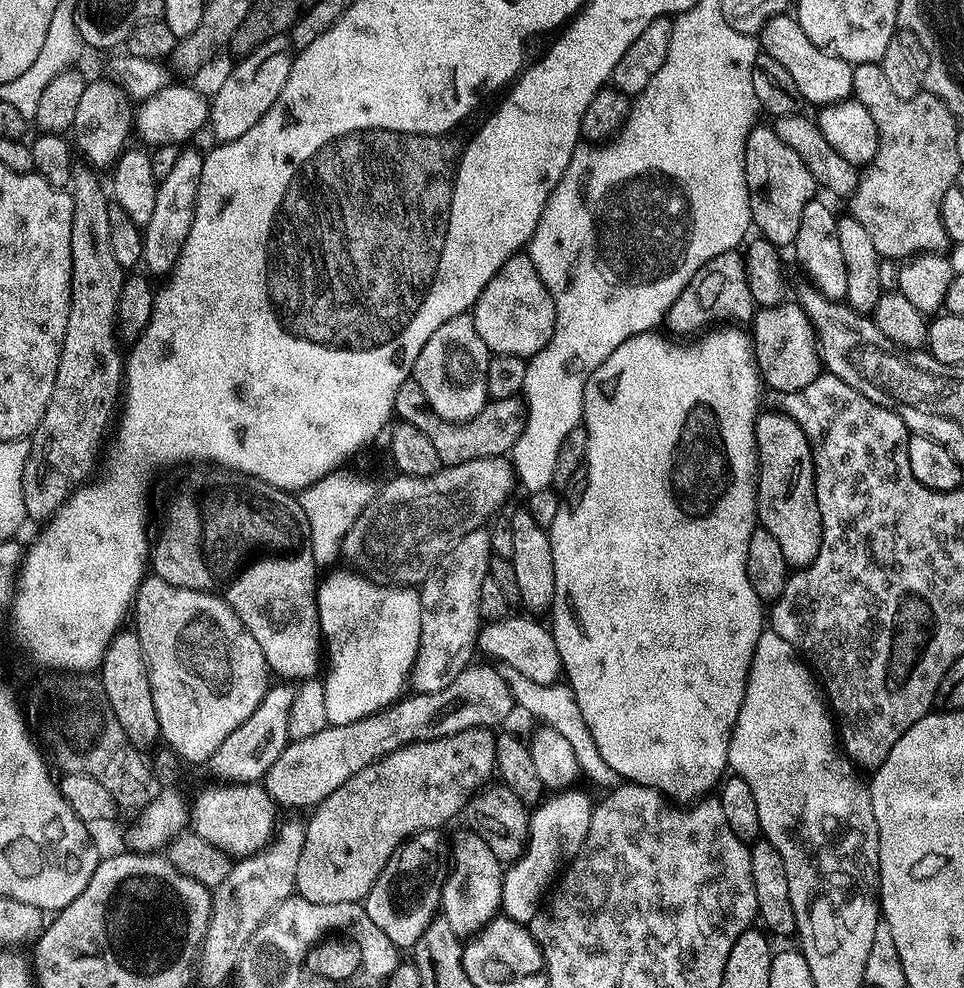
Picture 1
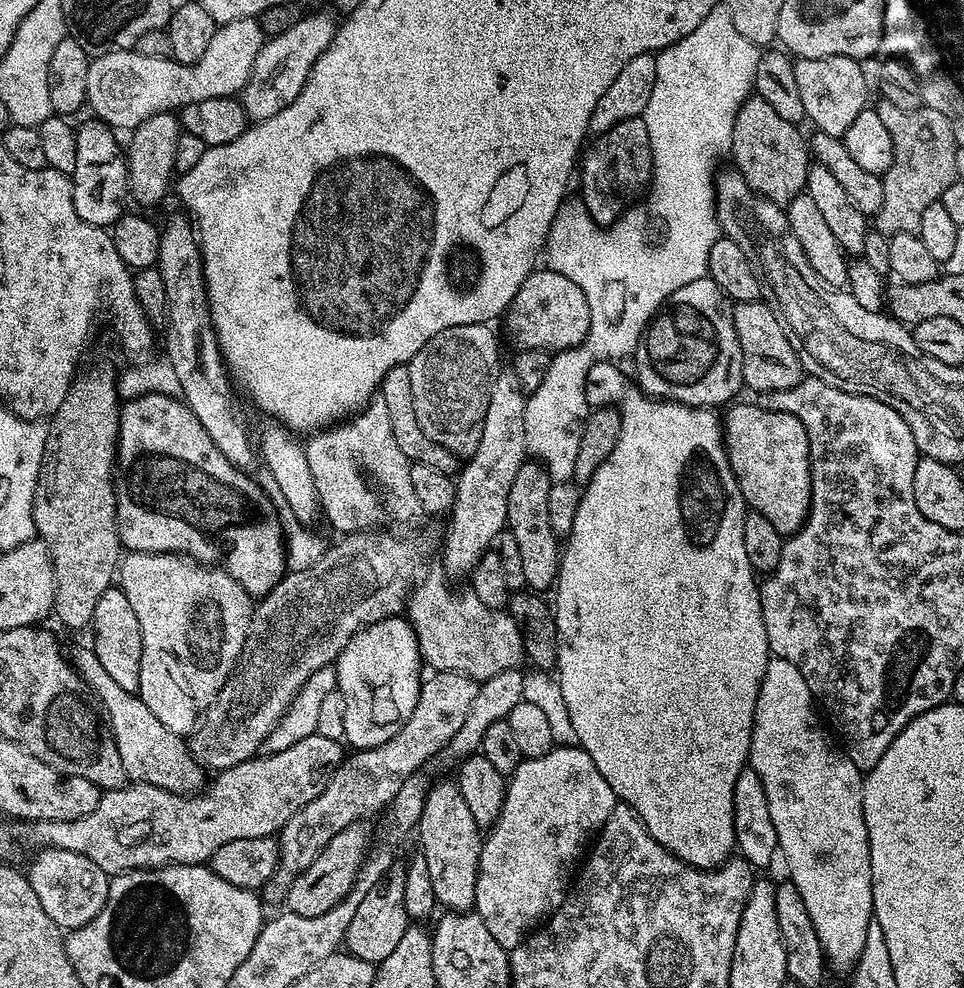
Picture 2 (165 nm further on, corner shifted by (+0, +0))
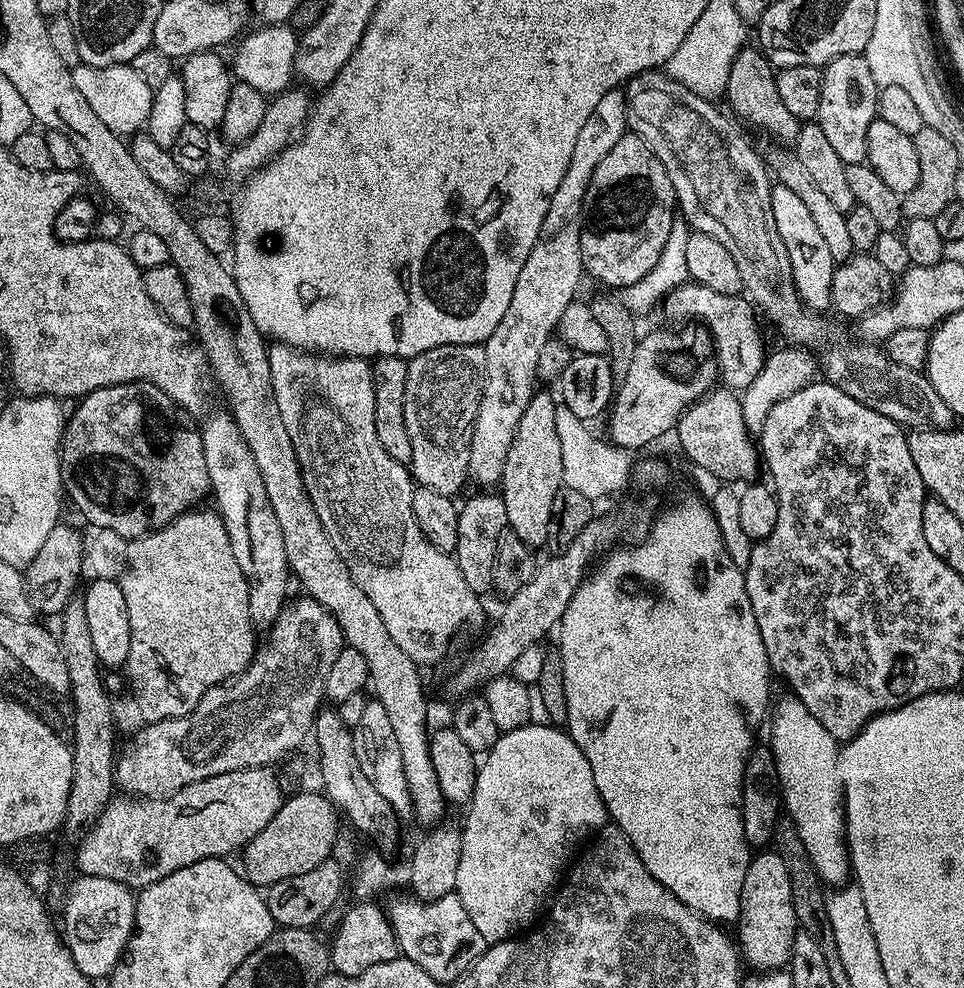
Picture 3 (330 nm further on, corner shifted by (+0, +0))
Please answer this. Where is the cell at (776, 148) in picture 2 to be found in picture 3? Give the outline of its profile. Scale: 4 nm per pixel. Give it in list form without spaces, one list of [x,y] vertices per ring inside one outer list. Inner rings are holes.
[[[757,47],[741,48],[734,62],[731,63],[730,77],[727,79],[725,92],[731,108],[748,124],[756,128],[764,128],[765,132],[780,139],[780,142],[792,142],[801,128],[801,121],[794,118],[790,110],[783,105],[778,95],[775,69]]]

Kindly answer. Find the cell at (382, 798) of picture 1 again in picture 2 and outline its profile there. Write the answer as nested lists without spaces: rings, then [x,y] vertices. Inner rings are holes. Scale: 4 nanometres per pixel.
[[[360,826],[342,830],[334,838],[330,838],[328,845],[318,854],[318,858],[314,858],[314,862],[289,888],[286,897],[287,911],[314,918],[315,915],[325,914],[338,901],[346,898],[347,892],[354,886],[360,864],[364,862],[369,848],[368,836]]]

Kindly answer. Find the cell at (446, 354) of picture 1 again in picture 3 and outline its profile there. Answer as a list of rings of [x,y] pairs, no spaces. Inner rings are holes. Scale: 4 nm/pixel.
[[[451,344],[450,346],[434,346],[434,350],[426,350],[422,354],[411,357],[408,360],[408,373],[406,374],[406,394],[404,395],[404,429],[410,442],[412,451],[412,463],[410,471],[413,481],[419,487],[429,488],[438,494],[455,497],[459,490],[468,480],[468,463],[470,462],[470,442],[472,441],[472,423],[478,414],[478,406],[482,402],[484,393],[484,379],[486,378],[486,350],[483,344]]]

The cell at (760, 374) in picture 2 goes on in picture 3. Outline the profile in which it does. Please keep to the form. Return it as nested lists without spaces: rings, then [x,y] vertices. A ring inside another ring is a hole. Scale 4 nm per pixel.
[[[685,282],[664,297],[663,308],[665,318],[673,320],[668,321],[673,325],[699,322],[707,328],[712,336],[716,365],[720,367],[718,380],[723,387],[743,390],[750,386],[750,382],[754,382],[754,378],[758,378],[766,359],[766,347],[764,348],[764,340],[760,337],[760,328],[756,325],[757,313],[743,295],[718,294],[710,290],[710,286]]]

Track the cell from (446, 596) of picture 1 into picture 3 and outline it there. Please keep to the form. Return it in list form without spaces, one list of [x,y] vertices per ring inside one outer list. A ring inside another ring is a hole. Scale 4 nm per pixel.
[[[617,90],[605,94],[578,133],[578,142],[574,142],[574,150],[570,154],[570,166],[566,166],[562,183],[558,190],[554,190],[554,198],[550,198],[546,218],[542,218],[542,230],[538,230],[538,242],[534,242],[534,250],[530,250],[530,258],[526,258],[526,266],[522,266],[522,274],[518,274],[510,306],[506,314],[502,314],[502,322],[498,322],[494,334],[490,334],[490,338],[483,343],[486,350],[486,378],[482,402],[472,423],[468,463],[468,480],[480,484],[476,486],[496,486],[502,478],[506,454],[510,454],[510,442],[514,442],[518,422],[522,422],[522,414],[526,406],[530,406],[530,398],[538,388],[538,353],[548,340],[553,339],[562,314],[577,299],[580,276],[585,275],[580,235],[590,178],[594,178],[598,162],[606,158],[607,152],[618,143],[618,138],[628,131],[625,93]]]

